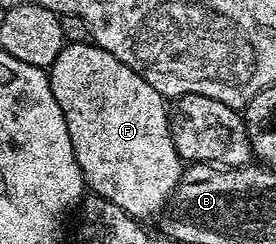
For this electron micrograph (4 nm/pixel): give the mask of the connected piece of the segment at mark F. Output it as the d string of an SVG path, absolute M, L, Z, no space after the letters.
M66 43L48 68L48 76L52 87L52 95L56 95L56 103L60 103L60 111L64 115L64 123L68 123L68 139L72 139L72 151L80 163L82 180L88 186L89 192L95 197L108 199L108 203L116 203L116 207L120 207L128 216L135 219L154 217L161 209L163 212L167 208L168 202L178 192L178 184L182 178L184 168L184 162L178 156L174 141L170 137L170 113L168 112L167 98L158 93L156 87L152 87L152 83L148 83L139 73L132 71L132 67L120 63L120 59L116 59L114 53L104 51L100 46L93 43L88 45L84 43Z

